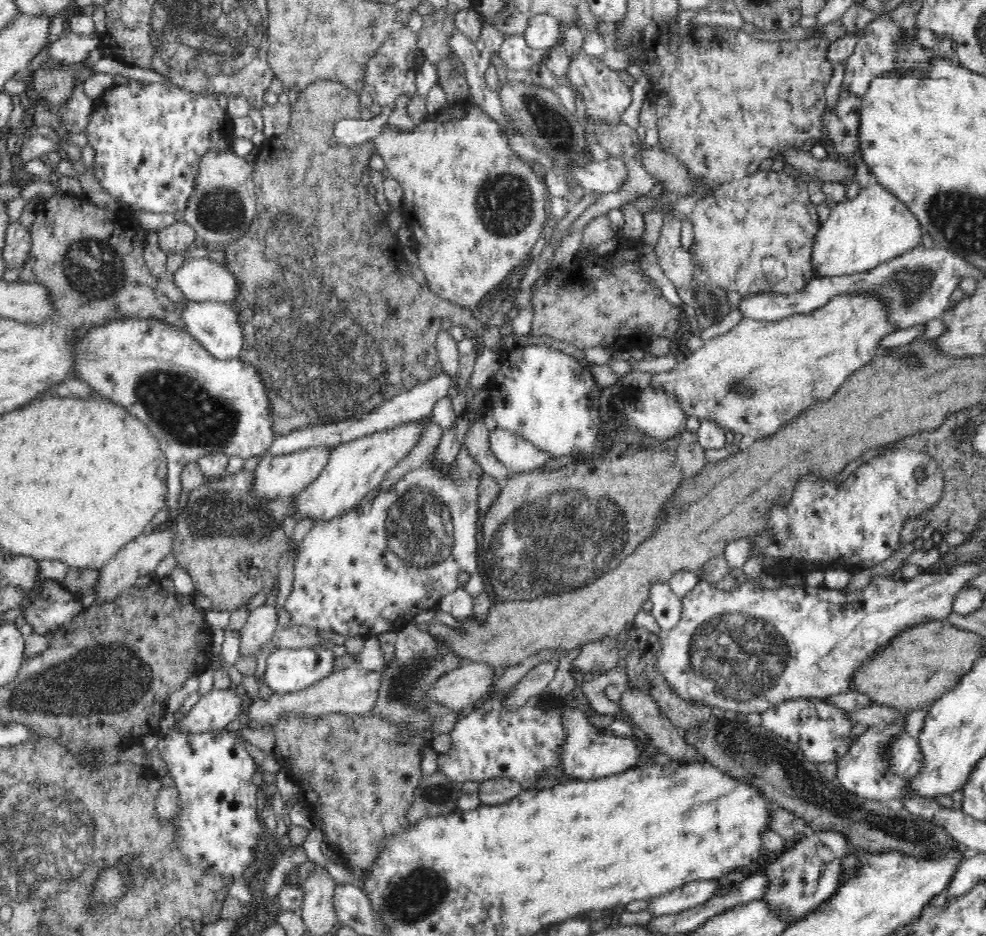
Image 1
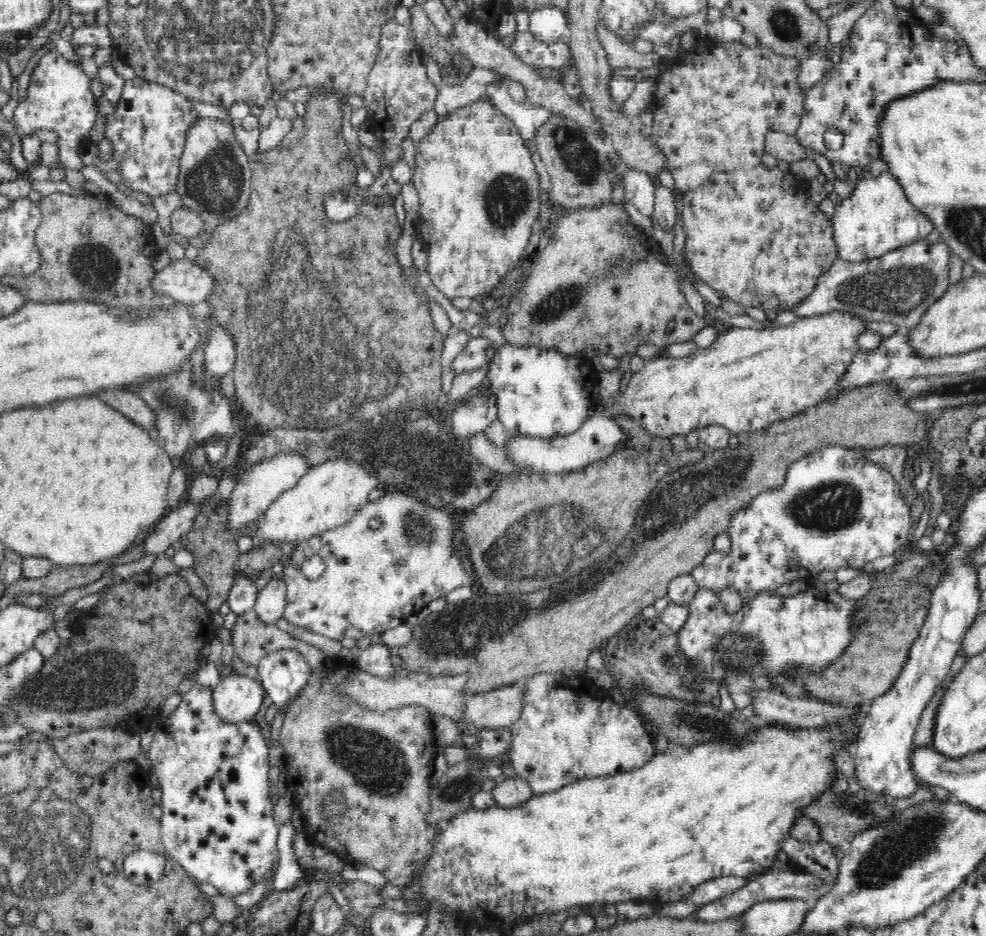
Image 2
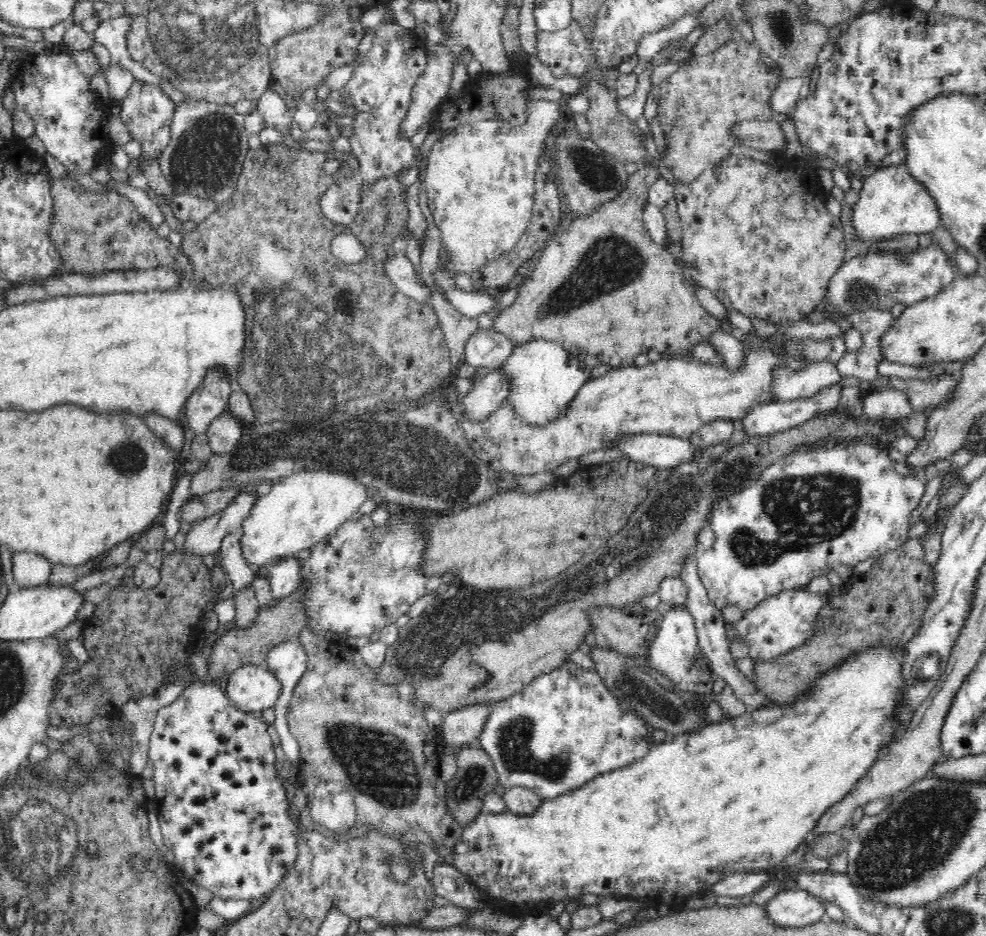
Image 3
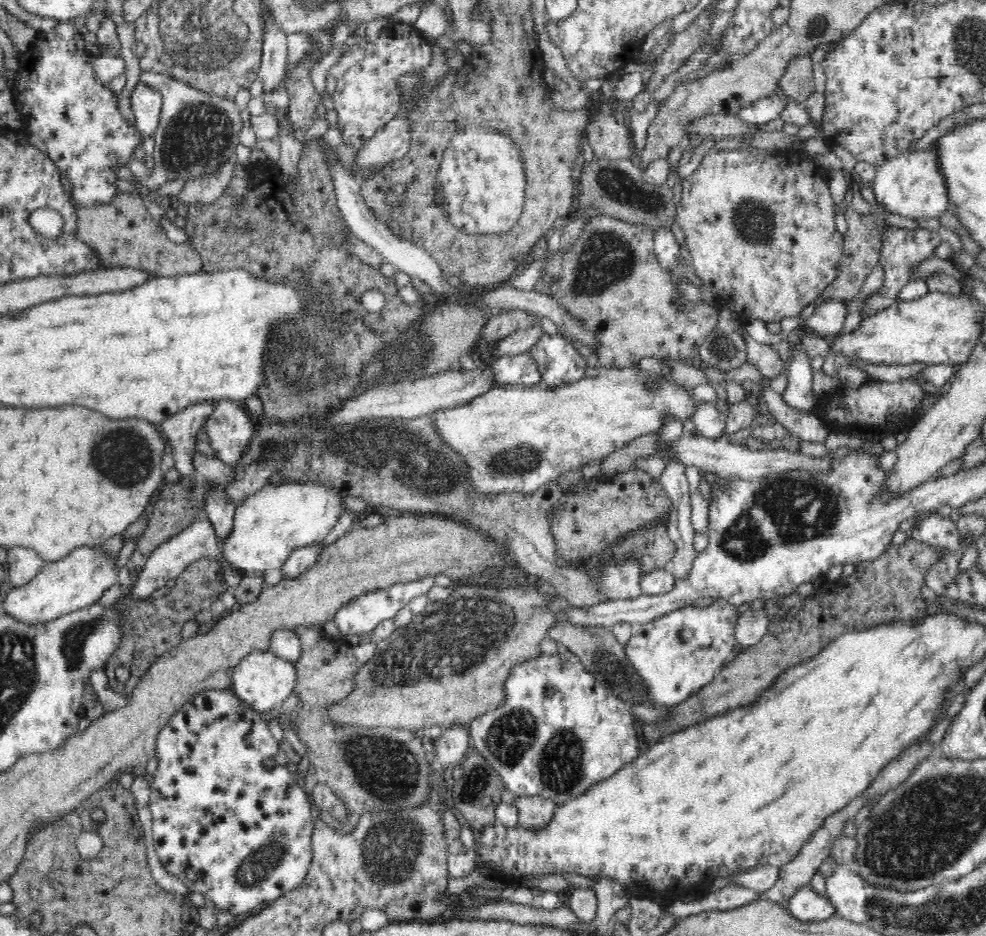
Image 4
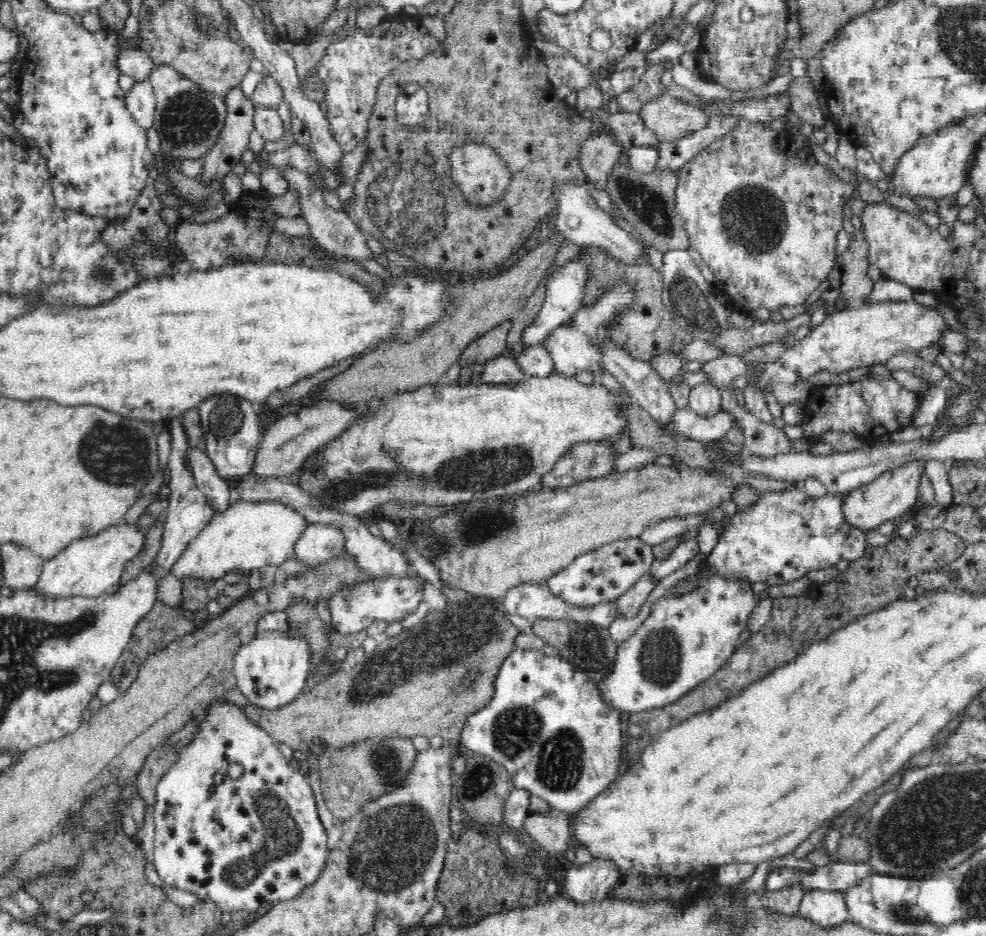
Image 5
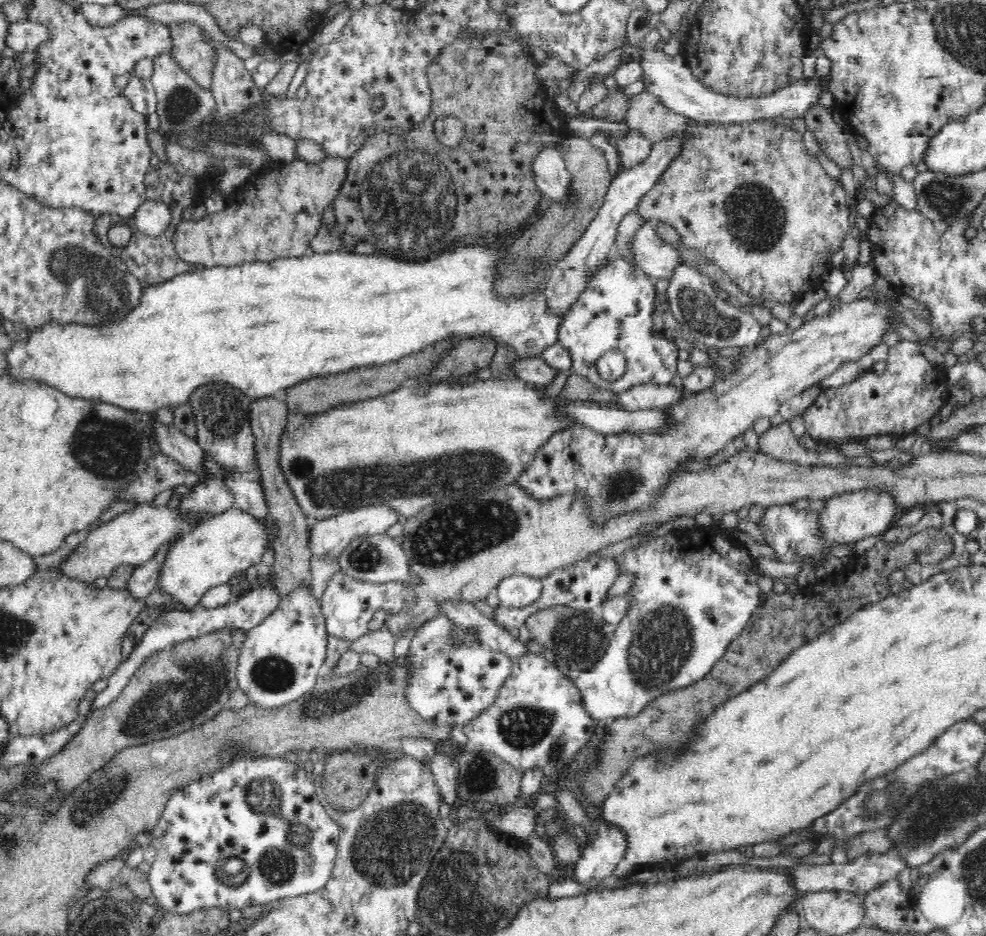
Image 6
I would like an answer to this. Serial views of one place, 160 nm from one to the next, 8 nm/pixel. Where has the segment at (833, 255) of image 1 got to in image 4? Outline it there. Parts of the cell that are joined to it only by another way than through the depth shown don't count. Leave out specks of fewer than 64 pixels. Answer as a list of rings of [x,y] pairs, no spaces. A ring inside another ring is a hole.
[[[934,143],[932,148],[924,150],[908,150],[899,156],[879,166],[875,178],[871,182],[876,200],[894,214],[900,214],[912,221],[920,218],[939,218],[946,210],[948,197],[948,183],[942,171],[941,146]]]

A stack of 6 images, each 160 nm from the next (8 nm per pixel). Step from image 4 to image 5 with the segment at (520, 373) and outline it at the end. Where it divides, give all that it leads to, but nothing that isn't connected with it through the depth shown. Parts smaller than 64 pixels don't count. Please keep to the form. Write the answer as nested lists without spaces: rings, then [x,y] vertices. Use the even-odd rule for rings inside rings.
[[[543,342],[518,349],[516,359],[525,371],[525,376],[544,378],[555,373],[554,360]]]

